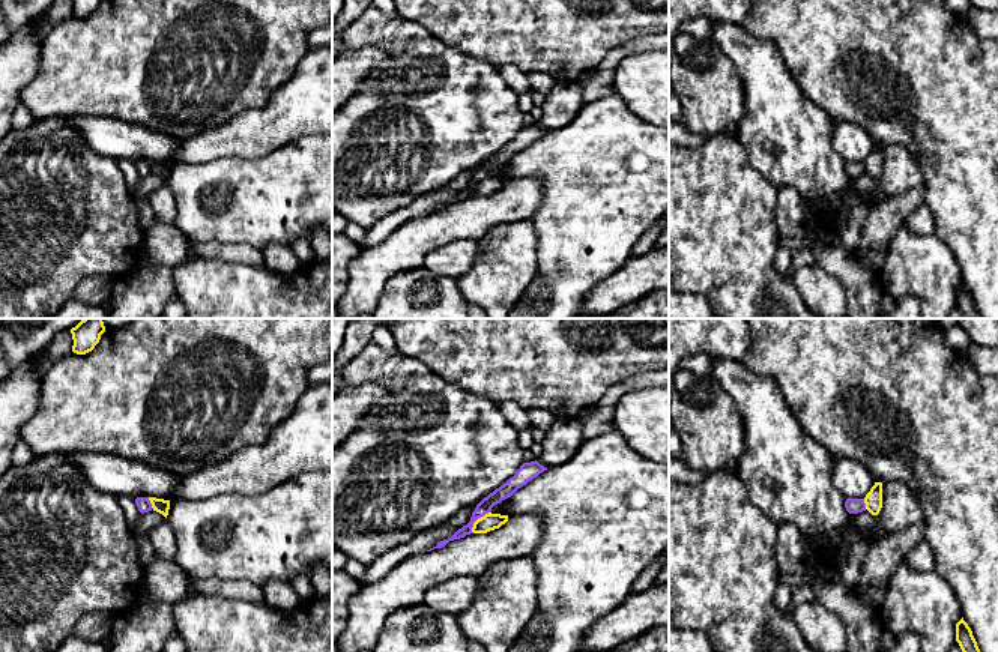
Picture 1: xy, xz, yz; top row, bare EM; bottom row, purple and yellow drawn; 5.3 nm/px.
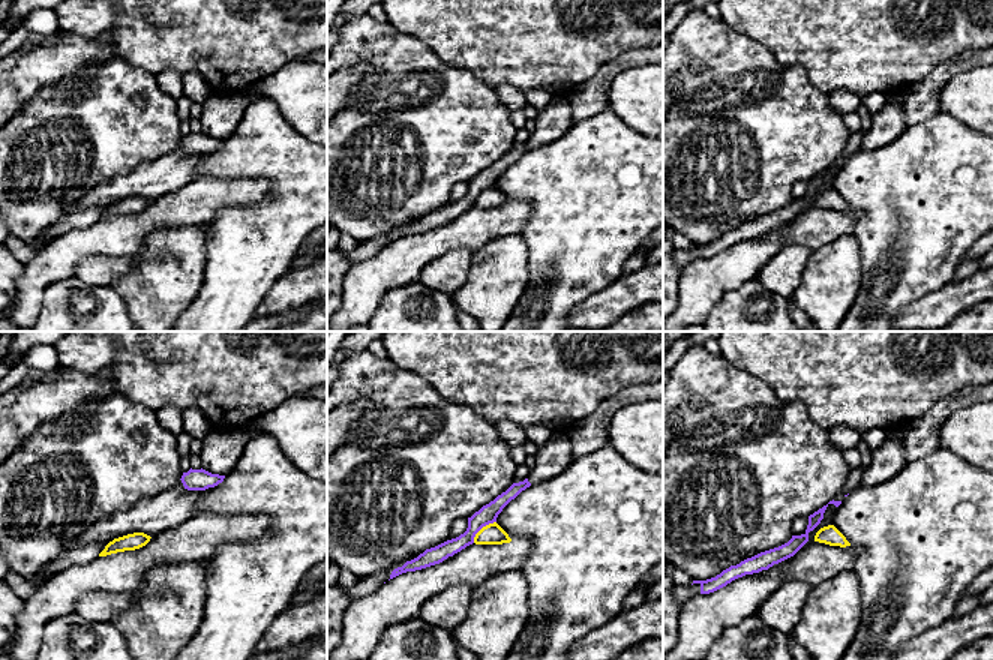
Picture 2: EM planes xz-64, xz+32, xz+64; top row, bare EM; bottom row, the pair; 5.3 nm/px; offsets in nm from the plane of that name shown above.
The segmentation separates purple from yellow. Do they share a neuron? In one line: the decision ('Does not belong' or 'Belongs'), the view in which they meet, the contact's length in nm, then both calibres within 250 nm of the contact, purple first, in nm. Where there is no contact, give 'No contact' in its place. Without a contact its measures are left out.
Does not belong. Touches purple in xz. Shared border 160 nm. Thickness 80 nm (purple) against 90 nm

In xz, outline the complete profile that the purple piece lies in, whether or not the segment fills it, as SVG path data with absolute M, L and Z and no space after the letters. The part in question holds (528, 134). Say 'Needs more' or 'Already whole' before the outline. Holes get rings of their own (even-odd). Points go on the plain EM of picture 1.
Already whole. M535 123L535 125L531 125L531 126L523 126L513 141L510 141L505 147L502 147L499 152L496 152L493 156L490 156L487 161L484 161L484 162L476 168L475 174L472 176L470 185L469 185L466 189L463 189L461 192L458 192L451 201L437 206L436 210L433 210L433 212L430 212L430 213L427 213L427 215L431 215L431 213L434 213L434 212L442 212L442 210L445 210L449 204L460 203L460 201L464 201L466 198L473 197L473 195L472 195L472 191L473 191L473 186L475 186L478 182L481 182L481 180L484 180L485 177L491 176L491 171L493 171L494 168L497 168L497 167L501 167L502 164L511 161L519 152L522 152L523 149L526 149L529 144L532 144L534 141L537 141L537 140L538 140L540 137L543 137L544 134L547 134L547 131L541 129L537 123Z

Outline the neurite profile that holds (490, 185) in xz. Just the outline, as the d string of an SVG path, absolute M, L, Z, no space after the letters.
M485 177L473 186L473 197L487 197L490 194L499 192L502 188L508 185L508 179L501 177Z

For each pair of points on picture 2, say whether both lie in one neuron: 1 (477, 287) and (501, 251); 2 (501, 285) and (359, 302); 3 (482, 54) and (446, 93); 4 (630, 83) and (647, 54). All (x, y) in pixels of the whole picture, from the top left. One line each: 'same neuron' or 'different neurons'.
1: same neuron
2: different neurons
3: different neurons
4: different neurons

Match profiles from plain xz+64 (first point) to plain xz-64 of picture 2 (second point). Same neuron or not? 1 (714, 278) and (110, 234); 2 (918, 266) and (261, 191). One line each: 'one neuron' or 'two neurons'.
1: one neuron
2: two neurons

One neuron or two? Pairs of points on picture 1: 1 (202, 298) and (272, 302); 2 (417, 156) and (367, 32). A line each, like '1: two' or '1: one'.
1: one
2: one

